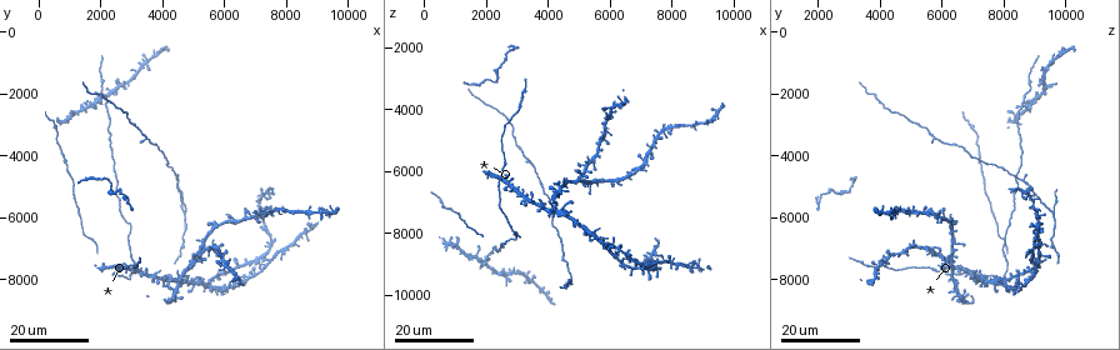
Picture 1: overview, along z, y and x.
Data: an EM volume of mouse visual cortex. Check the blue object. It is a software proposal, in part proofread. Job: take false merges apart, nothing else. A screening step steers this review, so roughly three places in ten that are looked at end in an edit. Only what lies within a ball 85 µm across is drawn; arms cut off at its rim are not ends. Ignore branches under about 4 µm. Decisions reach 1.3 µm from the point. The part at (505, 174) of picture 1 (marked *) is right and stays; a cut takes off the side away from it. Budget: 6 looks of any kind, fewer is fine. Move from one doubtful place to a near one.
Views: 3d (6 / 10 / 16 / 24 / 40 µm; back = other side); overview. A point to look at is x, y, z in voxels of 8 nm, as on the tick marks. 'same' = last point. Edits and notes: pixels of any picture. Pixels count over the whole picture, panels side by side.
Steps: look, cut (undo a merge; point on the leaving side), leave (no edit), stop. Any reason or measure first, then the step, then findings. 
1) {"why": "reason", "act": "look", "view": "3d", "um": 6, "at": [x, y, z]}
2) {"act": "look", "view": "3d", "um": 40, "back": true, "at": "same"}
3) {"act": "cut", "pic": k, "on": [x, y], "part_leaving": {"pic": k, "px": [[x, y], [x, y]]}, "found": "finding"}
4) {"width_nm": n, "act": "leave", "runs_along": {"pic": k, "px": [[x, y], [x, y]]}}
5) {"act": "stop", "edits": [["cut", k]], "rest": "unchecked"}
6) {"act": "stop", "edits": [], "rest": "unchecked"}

{"why": "arms part here", "act": "look", "view": "3d", "um": 16, "at": [2000, 2100, 8700]}

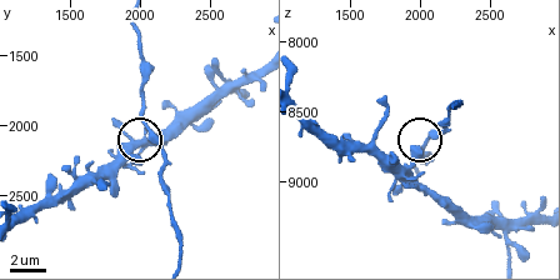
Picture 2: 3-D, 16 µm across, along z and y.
{"why": "closer look", "act": "look", "view": "3d", "um": 6, "at": [2100, 2080, 8660]}

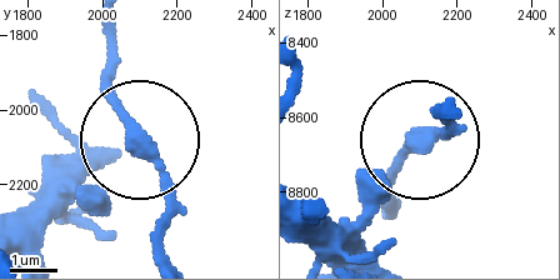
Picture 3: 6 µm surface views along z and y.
{"act": "look", "view": "3d", "um": 6, "back": true, "at": [2080, 2090, 8660]}

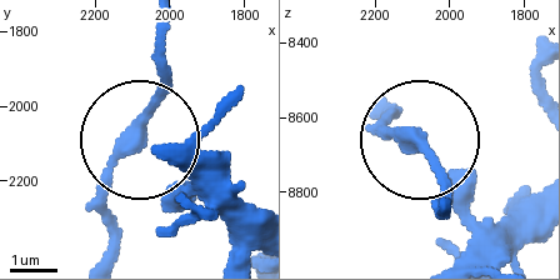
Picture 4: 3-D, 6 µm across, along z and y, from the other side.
{"arms": 3, "act": "leave", "runs_along": {"pic": 4, "px": [[109, 256], [100, 184], [153, 100], [160, 56]]}, "found": "one neuron here"}

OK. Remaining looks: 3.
{"act": "look", "view": "3d", "um": 24, "at": [2600, 1800, 9400]}

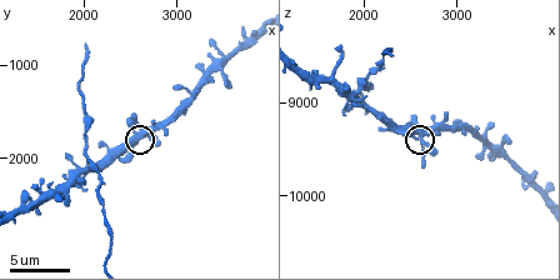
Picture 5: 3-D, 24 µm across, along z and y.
{"why": "closer look", "act": "look", "view": "3d", "um": 6, "at": "same"}

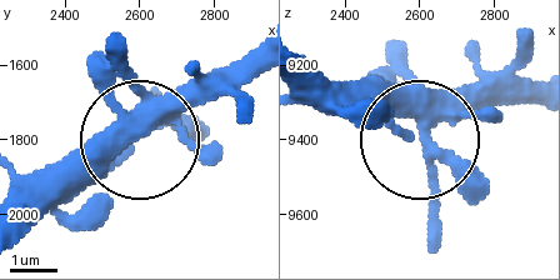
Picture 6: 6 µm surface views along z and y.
{"width_nm": 380, "act": "leave", "runs_along": {"pic": 6, "px": [[300, 55], [408, 111], [431, 171], [431, 250]]}, "found": "continuous, no second neuron"}

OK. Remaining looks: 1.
{"act": "stop", "edits": [], "rest": "unchecked"}

